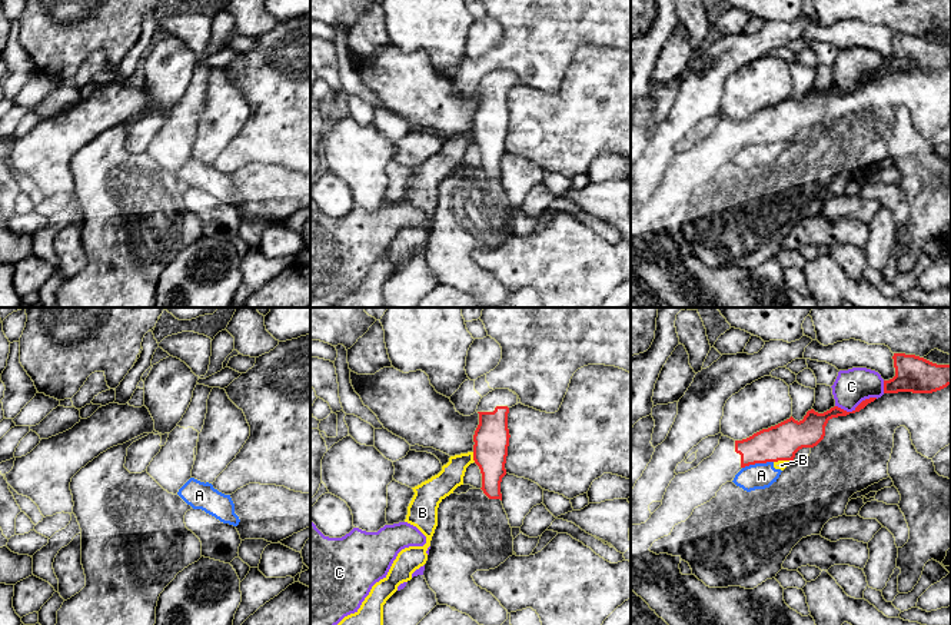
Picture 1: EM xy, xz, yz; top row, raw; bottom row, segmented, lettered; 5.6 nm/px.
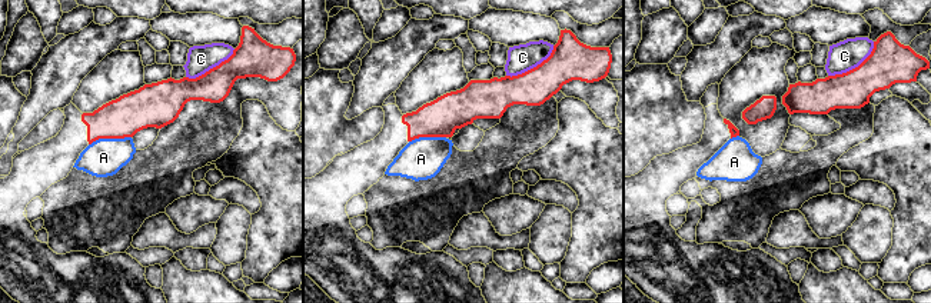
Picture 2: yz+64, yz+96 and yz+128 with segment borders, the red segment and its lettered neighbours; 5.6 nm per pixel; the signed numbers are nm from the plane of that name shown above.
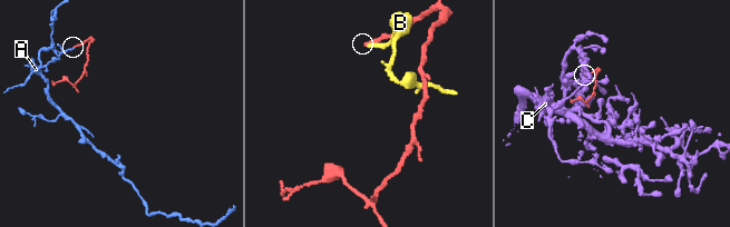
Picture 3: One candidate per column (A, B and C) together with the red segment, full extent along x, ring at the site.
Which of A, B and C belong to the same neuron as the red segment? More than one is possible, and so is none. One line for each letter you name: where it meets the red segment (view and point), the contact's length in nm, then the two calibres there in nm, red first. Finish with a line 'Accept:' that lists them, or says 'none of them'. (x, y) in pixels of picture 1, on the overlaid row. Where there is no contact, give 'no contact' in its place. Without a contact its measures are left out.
Accept: none of them

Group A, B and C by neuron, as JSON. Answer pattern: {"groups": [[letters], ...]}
{"groups": [["A", "B"], ["C"]]}

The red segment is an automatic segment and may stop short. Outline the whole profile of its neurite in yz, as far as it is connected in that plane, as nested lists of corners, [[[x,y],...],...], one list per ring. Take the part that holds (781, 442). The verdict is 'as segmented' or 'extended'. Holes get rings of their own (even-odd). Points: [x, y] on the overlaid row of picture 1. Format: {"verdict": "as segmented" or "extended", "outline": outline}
{"verdict": "extended", "outline": [[[875,399],[862,400],[852,412],[838,406],[824,413],[811,409],[799,422],[791,416],[742,441],[721,436],[719,445],[709,458],[696,468],[675,475],[666,488],[662,505],[645,523],[631,523],[631,591],[641,596],[668,625],[815,625],[811,615],[802,616],[785,604],[784,588],[775,578],[767,579],[754,589],[741,586],[709,588],[695,575],[681,574],[681,556],[656,555],[649,548],[655,541],[671,535],[674,526],[685,522],[695,508],[715,498],[721,486],[734,481],[742,468],[755,463],[794,461],[799,449],[814,448],[824,439],[829,419],[859,412]]]}

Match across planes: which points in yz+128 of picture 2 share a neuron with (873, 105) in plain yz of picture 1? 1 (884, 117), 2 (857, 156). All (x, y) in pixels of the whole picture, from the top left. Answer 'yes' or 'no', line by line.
1: no
2: no

